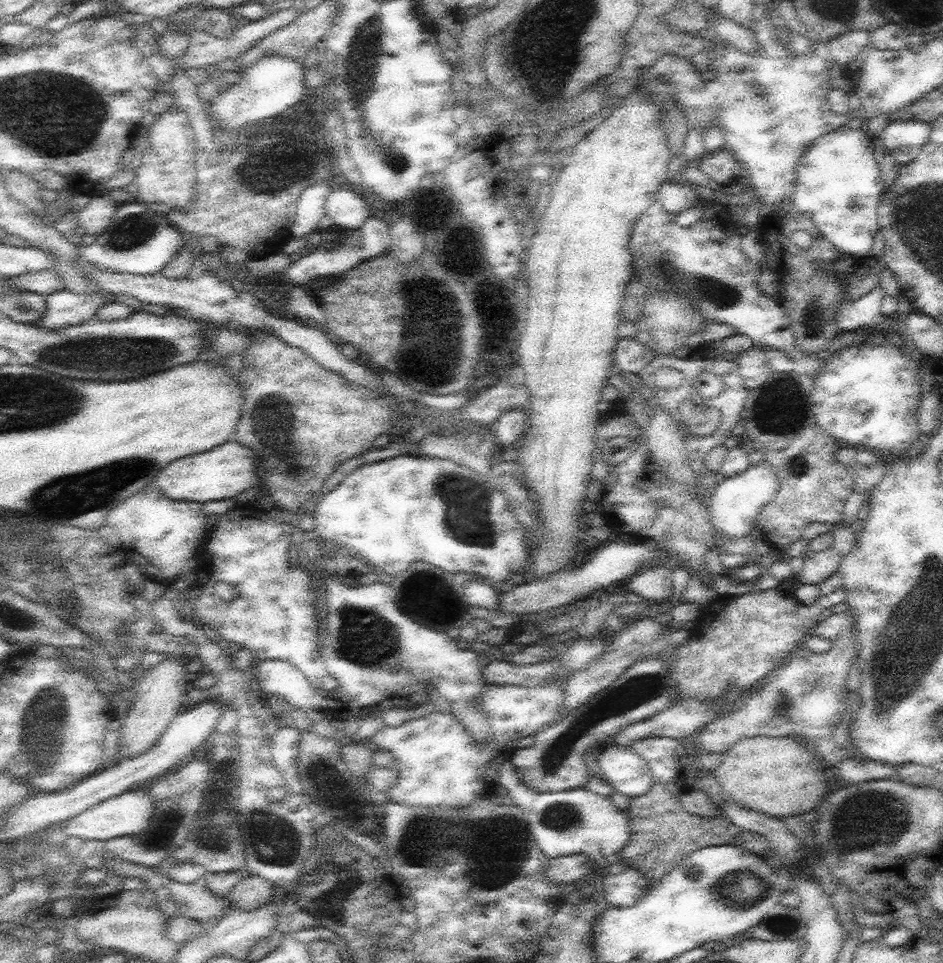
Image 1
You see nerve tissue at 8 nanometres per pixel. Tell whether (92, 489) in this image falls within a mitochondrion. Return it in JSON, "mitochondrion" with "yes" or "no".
{"mitochondrion":"yes"}

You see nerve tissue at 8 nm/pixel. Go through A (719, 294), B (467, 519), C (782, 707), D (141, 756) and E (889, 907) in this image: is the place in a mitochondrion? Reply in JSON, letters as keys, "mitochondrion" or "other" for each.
{"A":"mitochondrion","B":"mitochondrion","C":"mitochondrion","D":"other","E":"other"}

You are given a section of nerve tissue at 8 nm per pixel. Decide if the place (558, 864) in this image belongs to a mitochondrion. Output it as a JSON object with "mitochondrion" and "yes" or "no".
{"mitochondrion":"no"}

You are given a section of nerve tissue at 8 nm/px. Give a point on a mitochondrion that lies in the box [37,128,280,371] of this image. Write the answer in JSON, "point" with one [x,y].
{"point":[134,230]}

